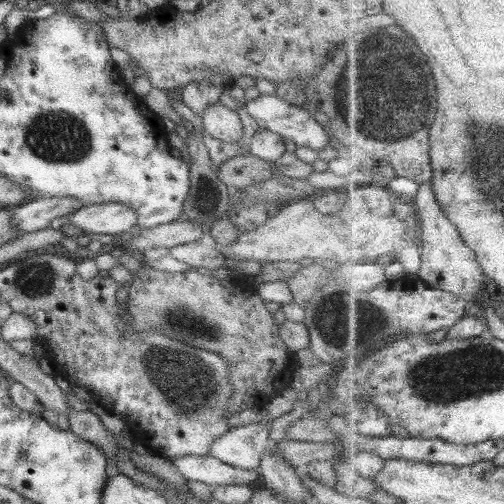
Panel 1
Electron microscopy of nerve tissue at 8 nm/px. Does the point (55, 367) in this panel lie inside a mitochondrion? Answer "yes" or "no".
no

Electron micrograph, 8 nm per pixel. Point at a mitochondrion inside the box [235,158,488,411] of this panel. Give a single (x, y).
(358, 323)

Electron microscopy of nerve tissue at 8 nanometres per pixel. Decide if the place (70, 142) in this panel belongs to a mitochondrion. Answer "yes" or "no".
yes

